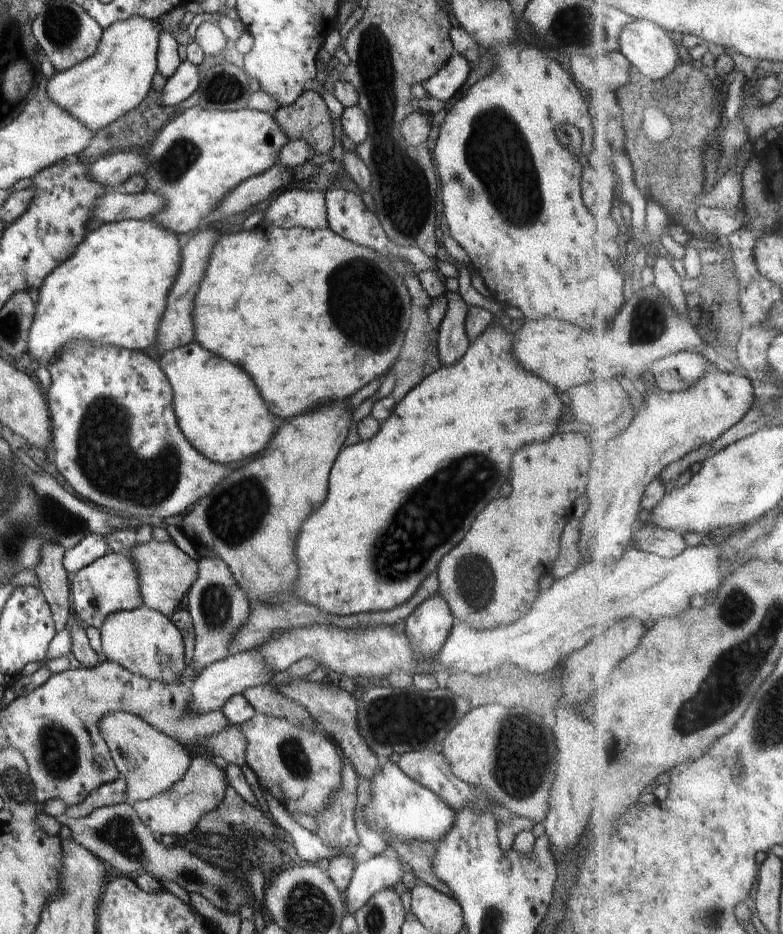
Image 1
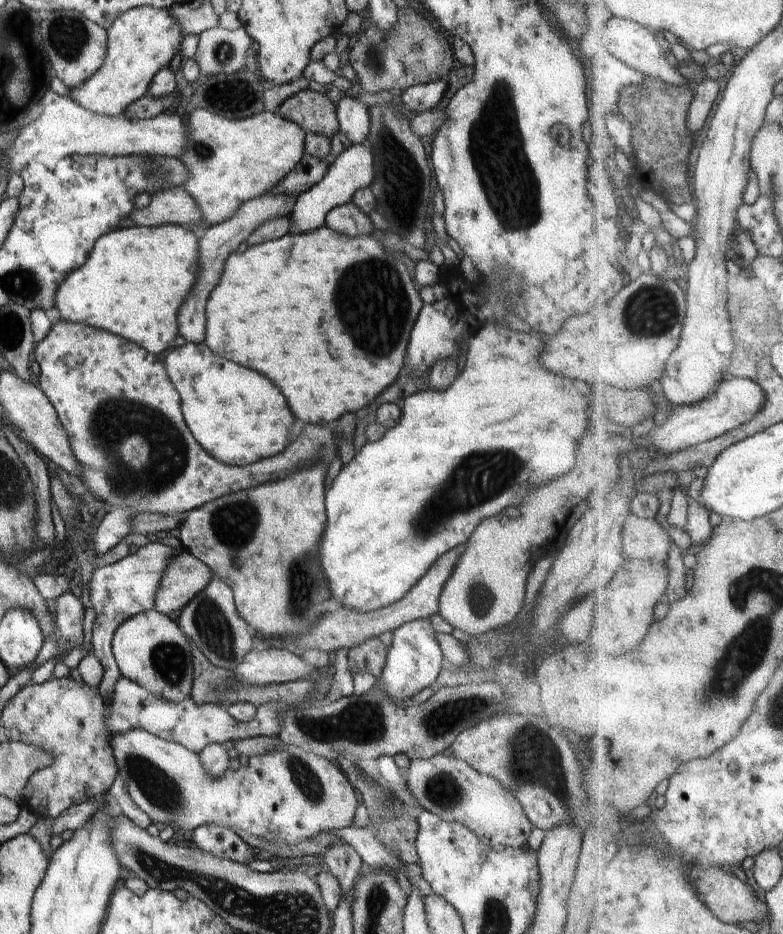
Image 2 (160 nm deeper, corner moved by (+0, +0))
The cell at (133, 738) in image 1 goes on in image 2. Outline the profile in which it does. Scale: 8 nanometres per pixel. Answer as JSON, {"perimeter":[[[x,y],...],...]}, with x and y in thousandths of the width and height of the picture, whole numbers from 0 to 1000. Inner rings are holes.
{"perimeter":[[[171,781],[161,786],[146,786],[142,803],[144,810],[147,812],[147,817],[149,818],[149,824],[153,824],[156,833],[158,834],[161,842],[163,842],[163,848],[166,849],[169,857],[176,862],[176,865],[184,867],[192,875],[193,880],[198,883],[218,883],[223,888],[222,890],[230,889],[230,891],[238,891],[238,889],[243,889],[243,891],[245,891],[245,889],[249,890],[258,883],[273,883],[292,888],[301,885],[308,887],[309,890],[314,890],[317,893],[321,893],[330,898],[338,898],[340,900],[350,900],[354,898],[355,900],[364,901],[373,906],[401,897],[409,892],[429,889],[429,887],[448,884],[450,879],[452,878],[452,870],[455,869],[455,865],[457,865],[457,860],[460,858],[460,853],[455,849],[455,846],[446,838],[442,830],[432,822],[429,816],[404,809],[401,806],[395,806],[375,798],[363,798],[358,792],[356,799],[350,804],[346,804],[342,807],[321,809],[317,815],[317,820],[303,823],[295,823],[292,820],[278,831],[267,830],[264,828],[253,806],[240,803],[231,797],[206,791],[203,788],[197,788],[184,781]]]}

